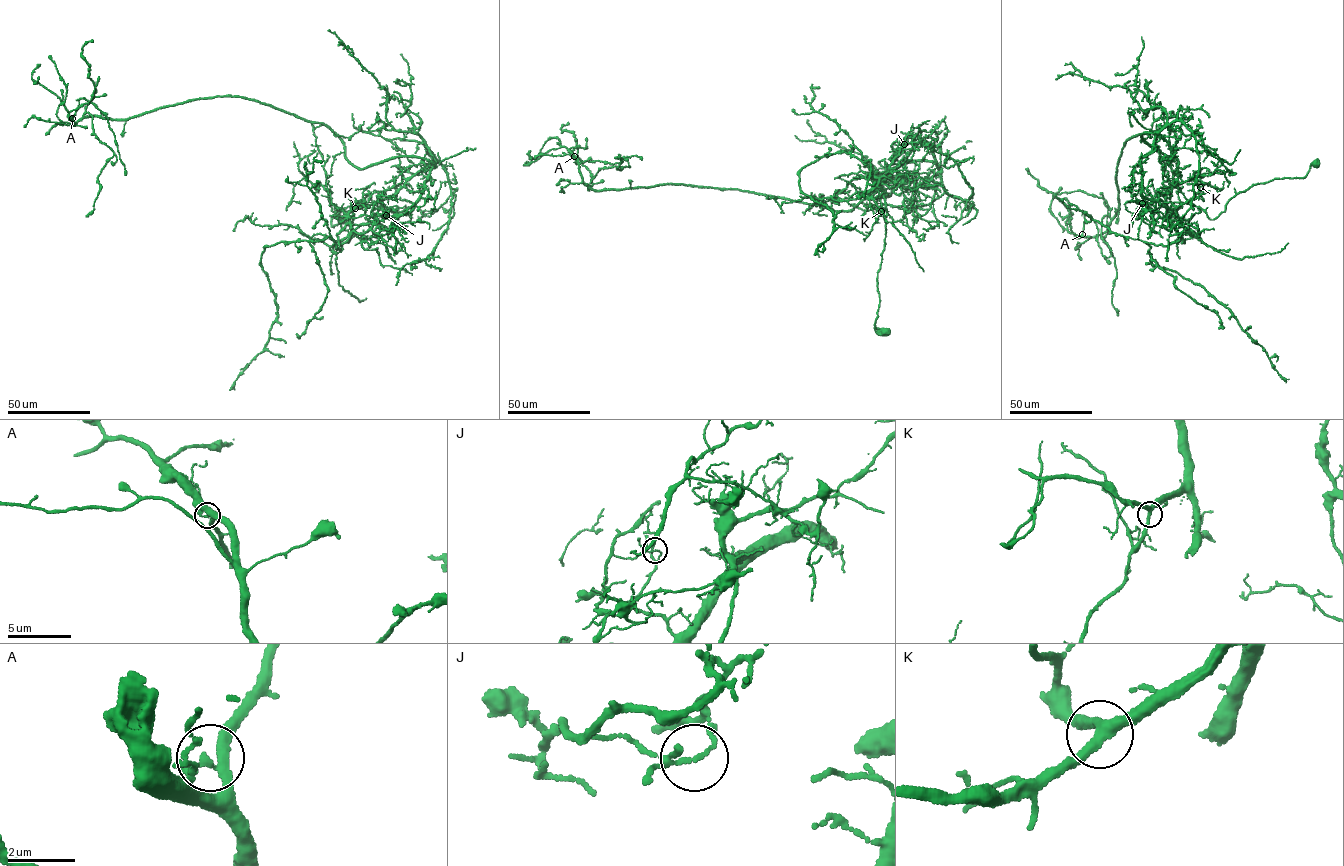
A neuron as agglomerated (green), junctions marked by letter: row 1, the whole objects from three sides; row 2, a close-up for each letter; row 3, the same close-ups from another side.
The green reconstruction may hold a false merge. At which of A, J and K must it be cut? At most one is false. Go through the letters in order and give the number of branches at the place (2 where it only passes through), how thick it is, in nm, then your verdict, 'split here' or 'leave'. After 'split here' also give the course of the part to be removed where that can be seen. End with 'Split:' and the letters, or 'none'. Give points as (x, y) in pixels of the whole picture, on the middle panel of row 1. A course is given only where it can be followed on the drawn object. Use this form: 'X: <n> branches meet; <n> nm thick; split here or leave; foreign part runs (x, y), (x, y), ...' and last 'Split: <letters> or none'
A: 3 branches meet; 190 nm thick; leave
J: 4 branches meet; 80 nm thick; split here; foreign part runs (904, 143), (881, 177), (865, 178), (855, 147), (799, 172), (800, 191), (836, 217), (819, 257)
K: 3 branches meet; 300 nm thick; leave
Split: J

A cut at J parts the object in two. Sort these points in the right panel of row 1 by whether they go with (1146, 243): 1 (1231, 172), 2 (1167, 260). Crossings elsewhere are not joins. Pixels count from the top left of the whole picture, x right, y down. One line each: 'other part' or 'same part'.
1: other part
2: other part

